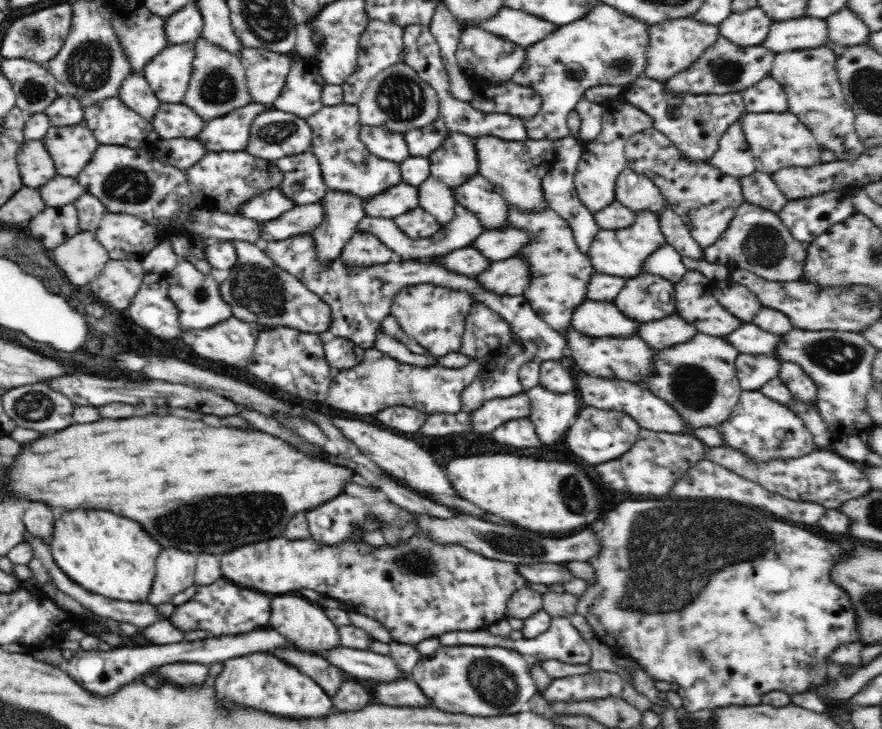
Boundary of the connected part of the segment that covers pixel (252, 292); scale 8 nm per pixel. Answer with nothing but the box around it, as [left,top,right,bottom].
[220,240,330,334]

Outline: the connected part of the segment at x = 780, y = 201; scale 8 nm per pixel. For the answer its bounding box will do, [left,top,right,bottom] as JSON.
[739,171,789,212]

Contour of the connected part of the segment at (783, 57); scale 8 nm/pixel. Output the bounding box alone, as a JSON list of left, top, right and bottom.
[770,47,866,161]

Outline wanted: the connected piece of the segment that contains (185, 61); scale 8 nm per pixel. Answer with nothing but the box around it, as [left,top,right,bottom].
[142,41,196,103]

